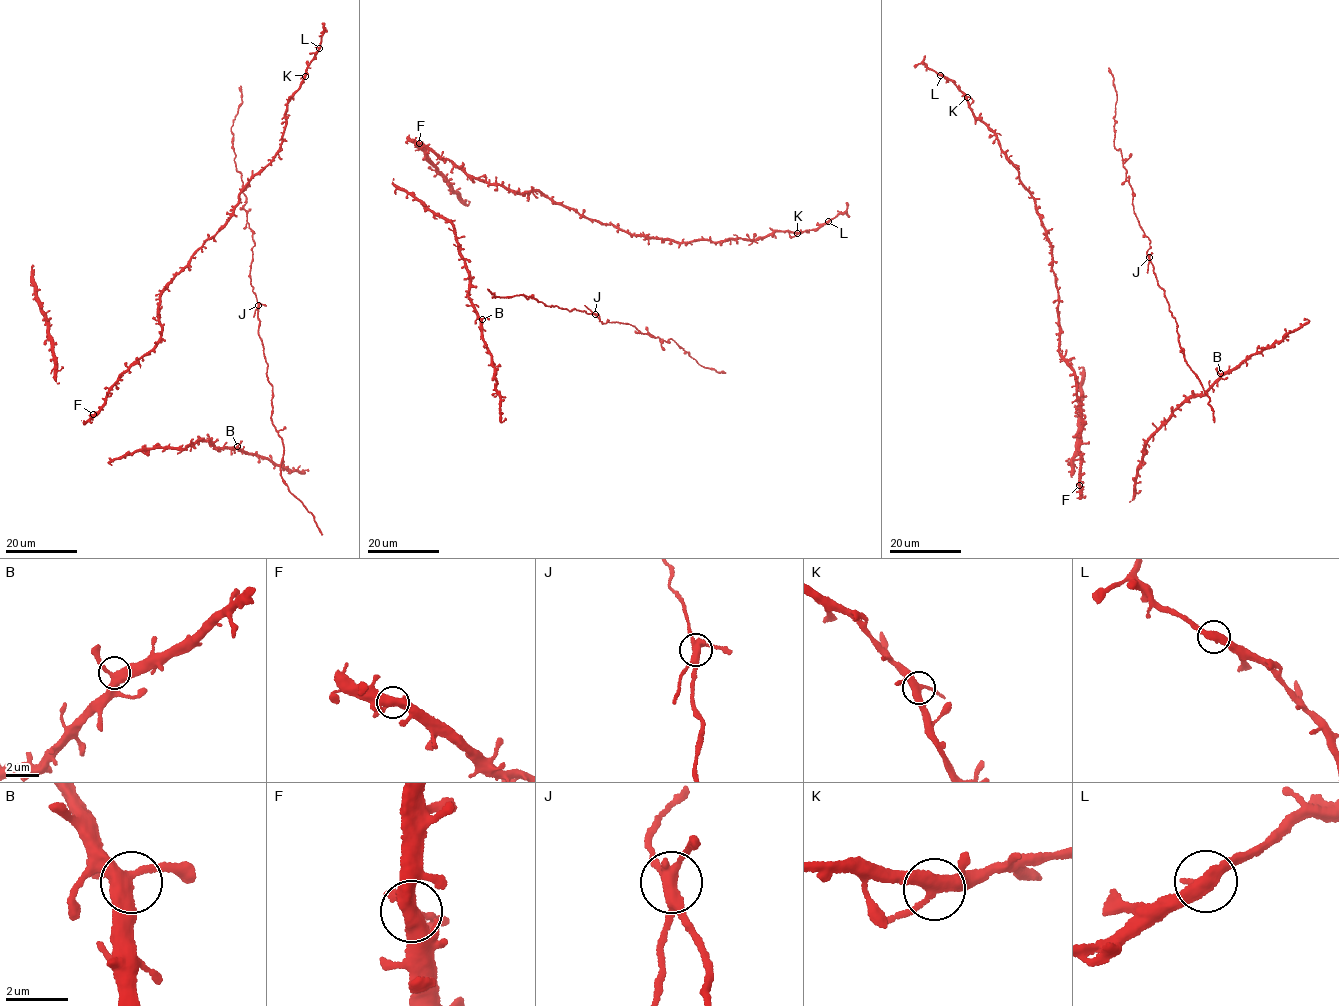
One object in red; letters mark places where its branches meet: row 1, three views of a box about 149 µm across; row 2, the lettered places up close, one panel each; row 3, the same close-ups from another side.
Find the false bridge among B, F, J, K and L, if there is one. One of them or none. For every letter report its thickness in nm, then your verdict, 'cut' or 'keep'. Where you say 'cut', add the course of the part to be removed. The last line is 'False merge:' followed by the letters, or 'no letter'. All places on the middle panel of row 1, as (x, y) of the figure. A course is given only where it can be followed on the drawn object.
B: calibre 420 nm; keep
F: calibre 400 nm; keep
J: calibre 340 nm; cut; course (595, 314), (604, 324), (628, 323), (642, 334), (668, 343), (671, 339), (702, 366), (725, 373)
K: calibre 360 nm; keep
L: calibre 320 nm; keep
False merge: J

